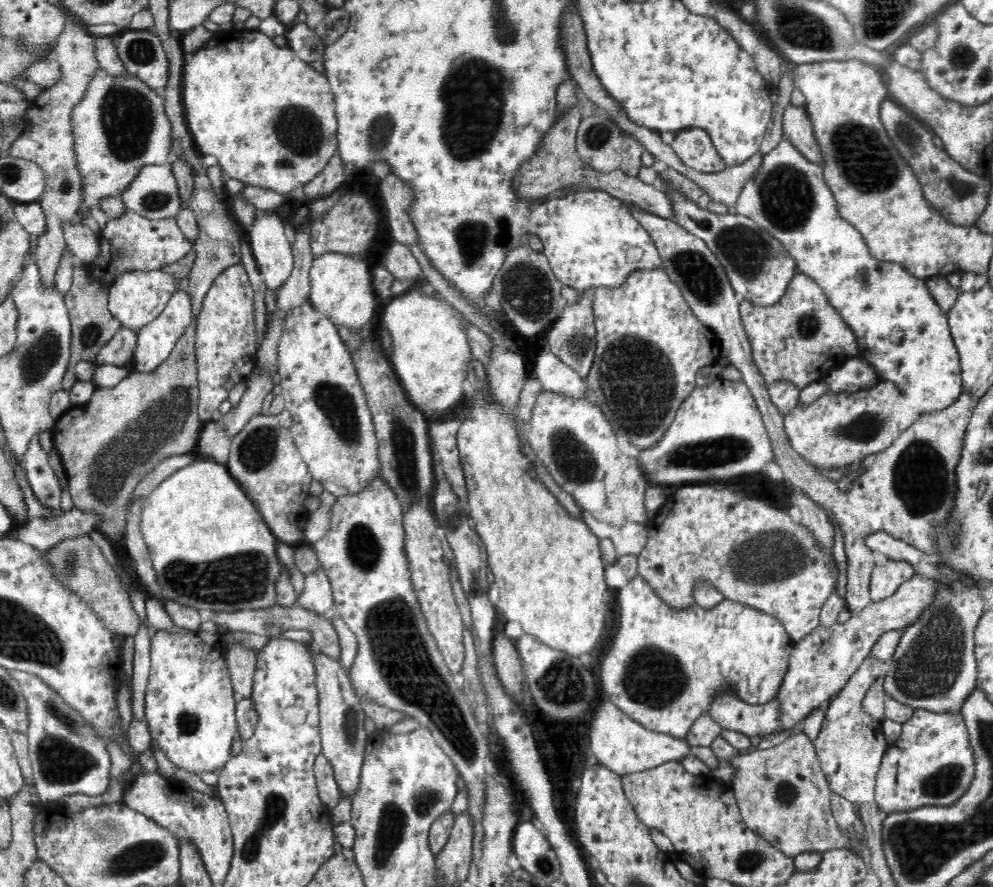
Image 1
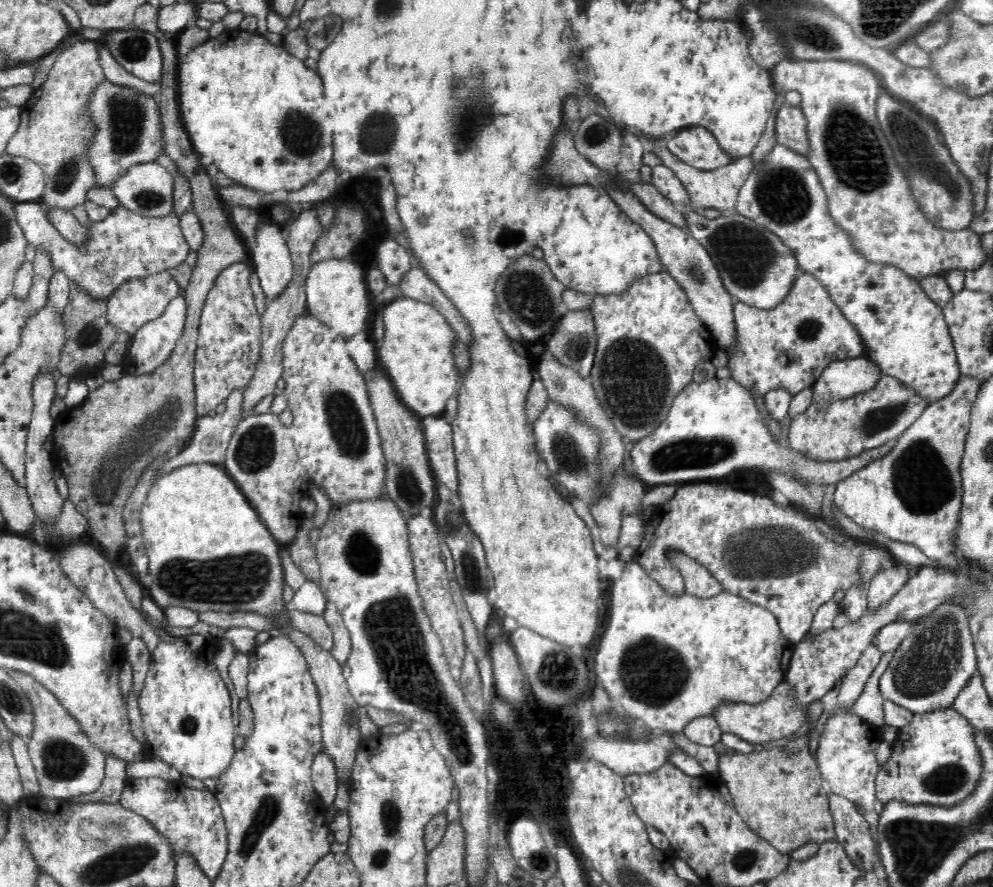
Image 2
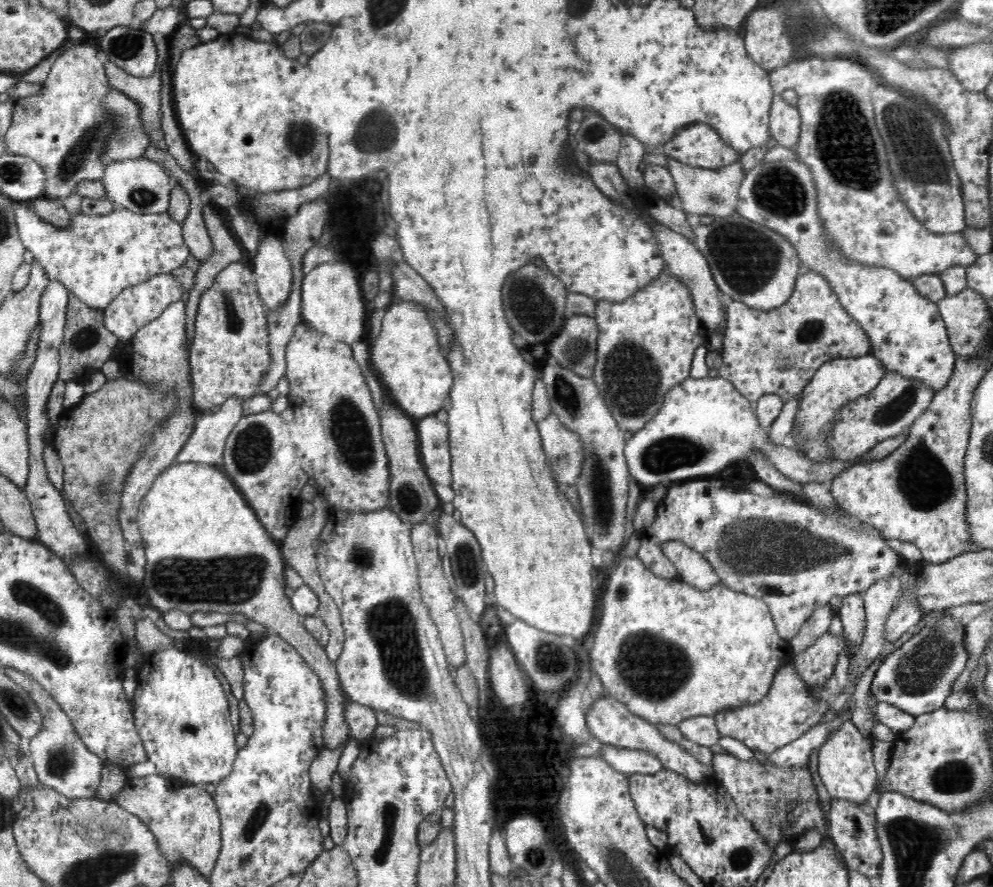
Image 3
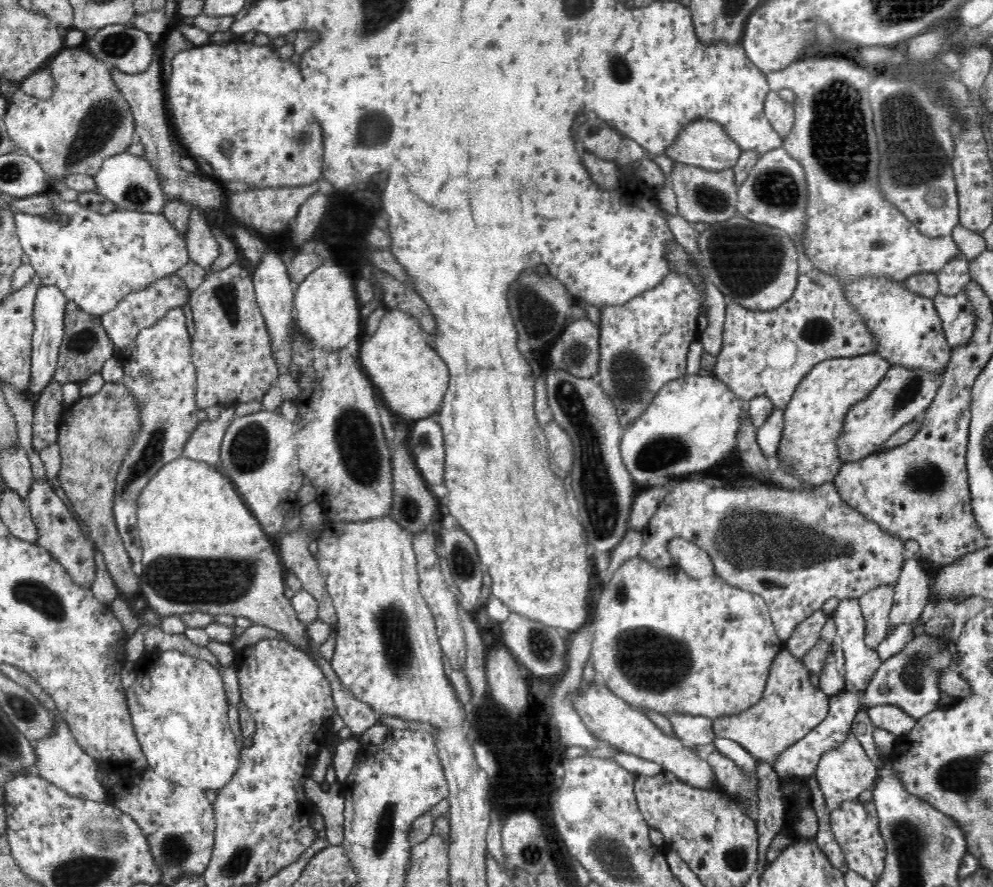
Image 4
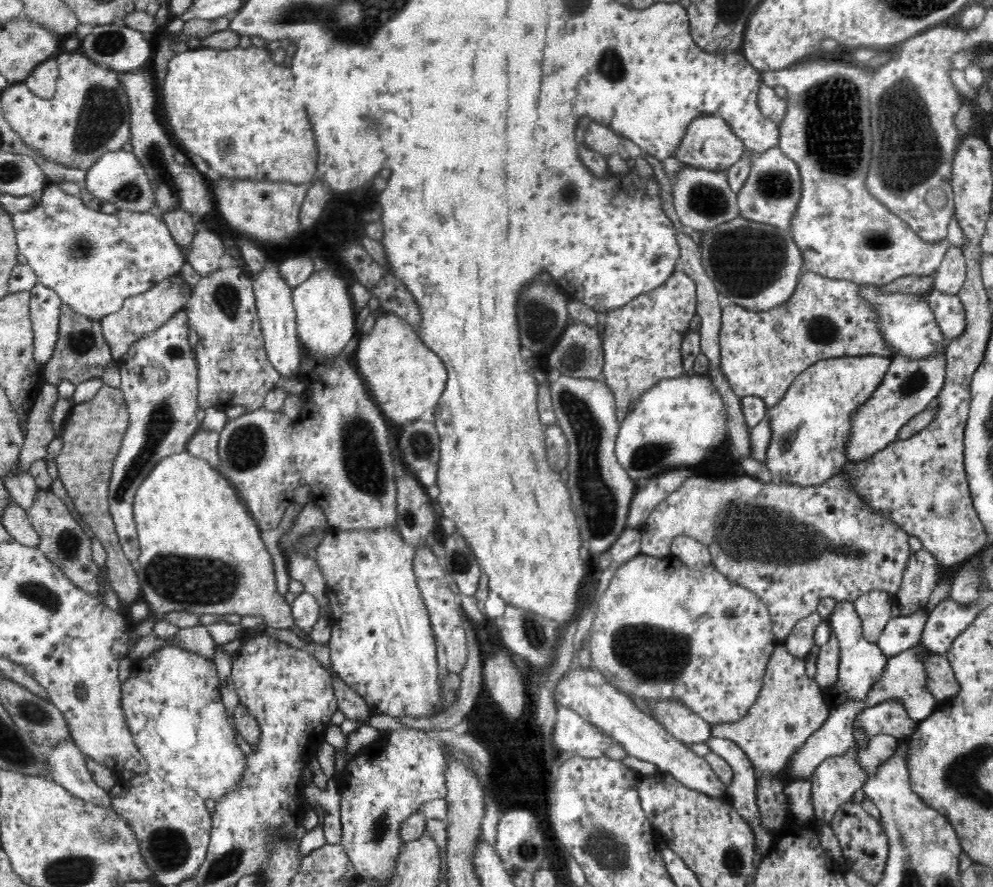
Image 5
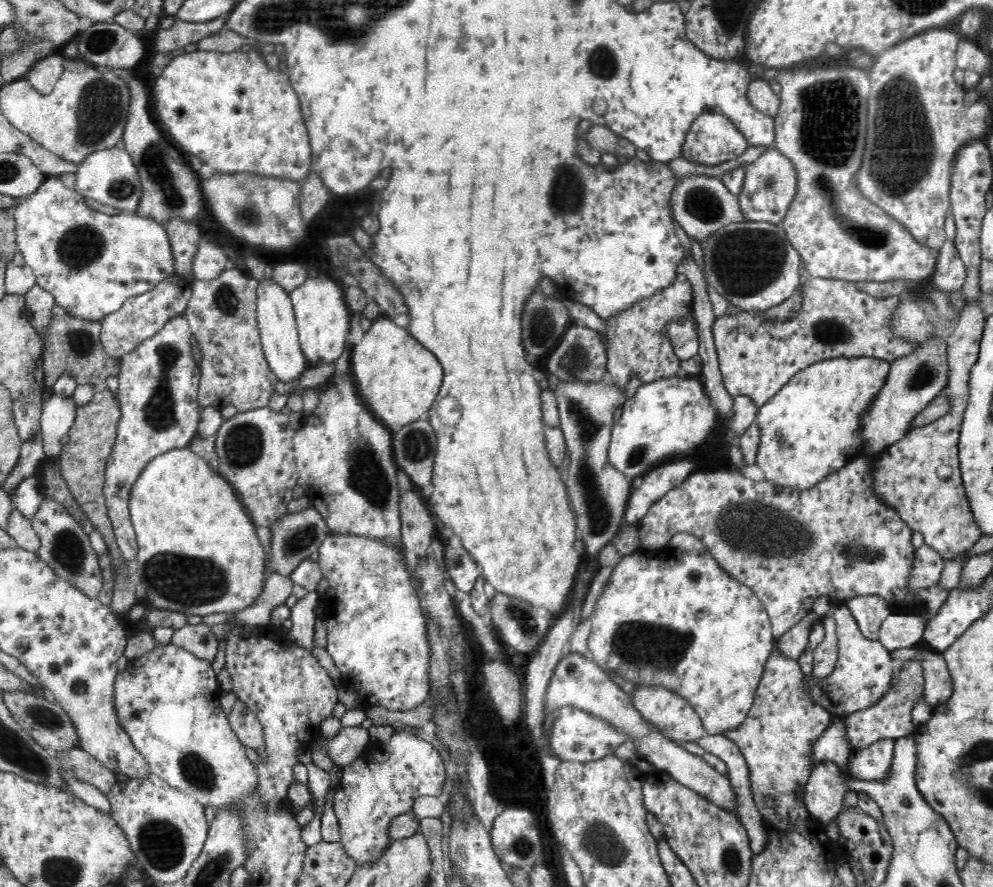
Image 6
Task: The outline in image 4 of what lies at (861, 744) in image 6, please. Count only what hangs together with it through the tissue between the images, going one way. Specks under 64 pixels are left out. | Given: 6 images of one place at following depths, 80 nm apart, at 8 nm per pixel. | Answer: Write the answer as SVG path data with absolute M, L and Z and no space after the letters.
M881 705L868 709L868 718L875 728L903 736L914 728L917 720L905 714L898 706Z

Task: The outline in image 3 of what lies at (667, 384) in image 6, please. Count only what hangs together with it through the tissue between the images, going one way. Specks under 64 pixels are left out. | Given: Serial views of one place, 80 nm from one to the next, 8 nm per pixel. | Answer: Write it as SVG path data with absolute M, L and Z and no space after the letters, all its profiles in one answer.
M704 377L692 378L673 386L664 397L662 406L656 412L655 417L652 417L642 429L632 433L632 438L626 442L624 448L627 469L629 473L637 480L638 483L644 486L655 486L661 484L663 486L671 486L672 484L680 484L688 480L694 480L696 476L710 476L710 474L720 474L721 471L728 466L736 464L740 460L749 462L751 454L758 449L762 451L762 455L770 460L772 464L786 477L798 483L805 482L823 482L831 483L833 478L836 478L845 468L852 466L860 461L880 460L888 456L893 450L907 440L908 430L894 438L884 440L878 443L874 448L871 448L862 454L856 460L826 460L826 462L814 462L807 460L799 454L797 450L790 447L777 446L768 441L768 429L761 428L755 413L755 405L743 394L740 394L736 387L722 377Z

